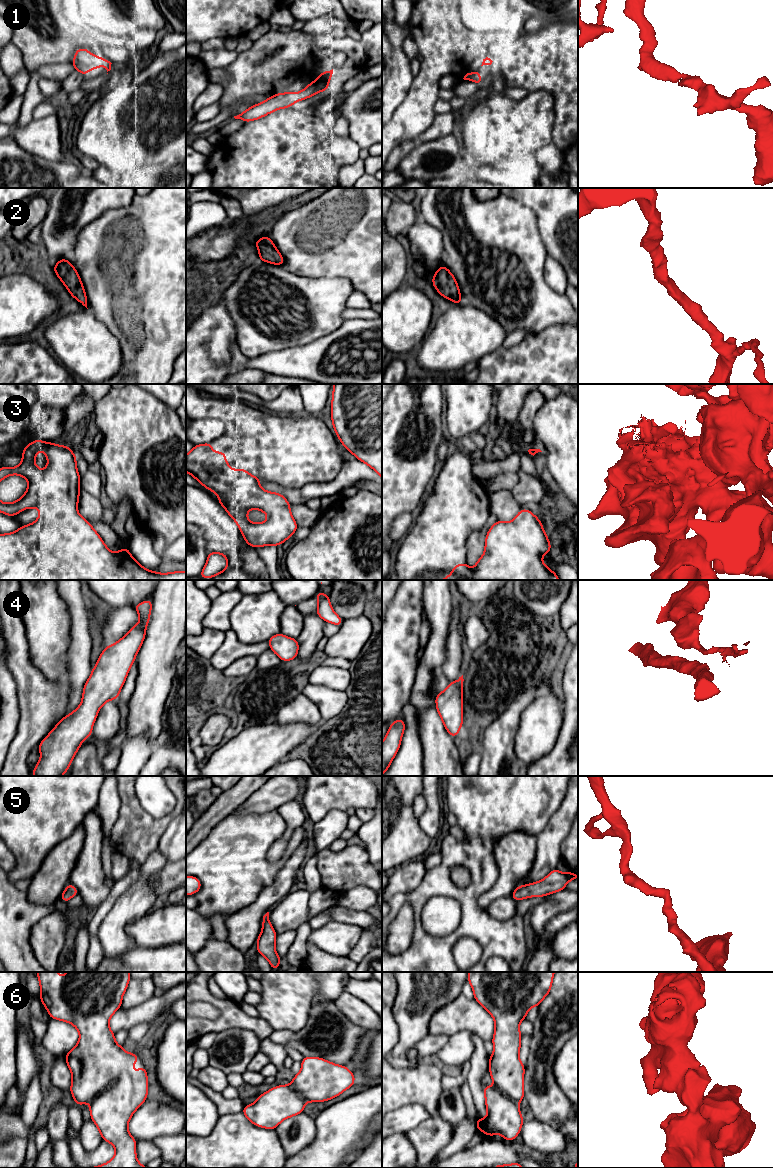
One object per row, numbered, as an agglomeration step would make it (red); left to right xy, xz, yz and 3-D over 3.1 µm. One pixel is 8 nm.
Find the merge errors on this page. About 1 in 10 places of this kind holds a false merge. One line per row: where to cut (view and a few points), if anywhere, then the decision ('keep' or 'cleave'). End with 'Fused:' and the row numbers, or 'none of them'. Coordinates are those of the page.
1: no cut; keep
2: no cut; keep
3: no cut; keep
4: no cut; keep
5: no cut; keep
6: no cut; keep
Fused: none of them

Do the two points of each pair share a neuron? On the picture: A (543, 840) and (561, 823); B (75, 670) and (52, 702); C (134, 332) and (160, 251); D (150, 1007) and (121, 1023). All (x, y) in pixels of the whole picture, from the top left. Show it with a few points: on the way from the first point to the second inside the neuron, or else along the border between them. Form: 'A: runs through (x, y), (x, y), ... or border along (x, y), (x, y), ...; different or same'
A: runs through (547, 837), (557, 827); same
B: border along (66, 676), (70, 684), (68, 702); different
C: runs through (154, 312), (161, 305), (161, 271); same
D: runs through (143, 1013), (128, 1018); same

